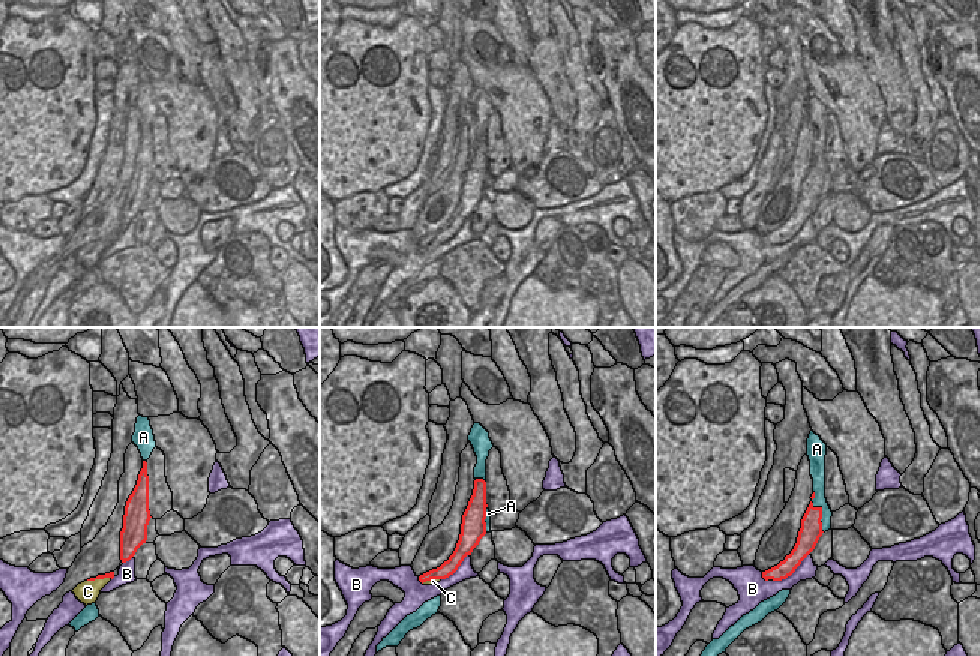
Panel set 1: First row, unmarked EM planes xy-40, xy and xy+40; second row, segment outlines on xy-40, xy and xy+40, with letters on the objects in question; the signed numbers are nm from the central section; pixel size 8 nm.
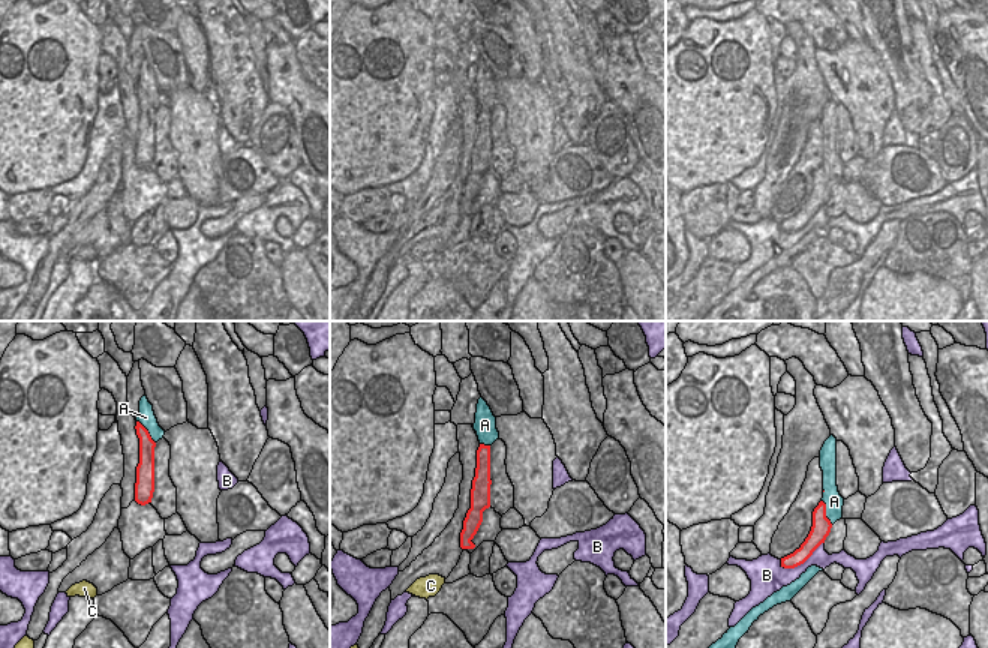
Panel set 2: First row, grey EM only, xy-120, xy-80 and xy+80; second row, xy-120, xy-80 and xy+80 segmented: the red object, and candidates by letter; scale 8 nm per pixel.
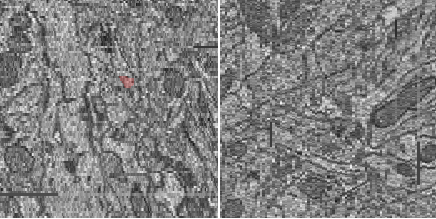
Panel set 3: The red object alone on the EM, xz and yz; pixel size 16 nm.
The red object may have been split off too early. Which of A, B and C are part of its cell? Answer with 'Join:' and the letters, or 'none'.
Join: C

